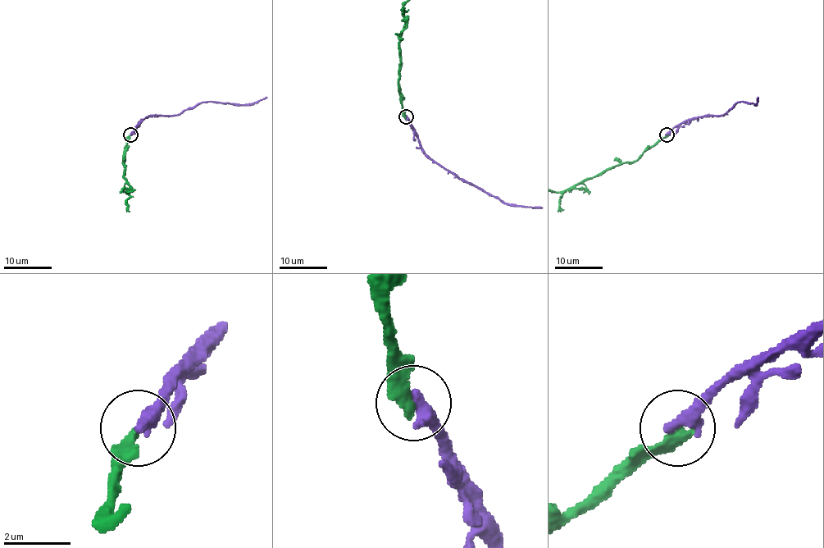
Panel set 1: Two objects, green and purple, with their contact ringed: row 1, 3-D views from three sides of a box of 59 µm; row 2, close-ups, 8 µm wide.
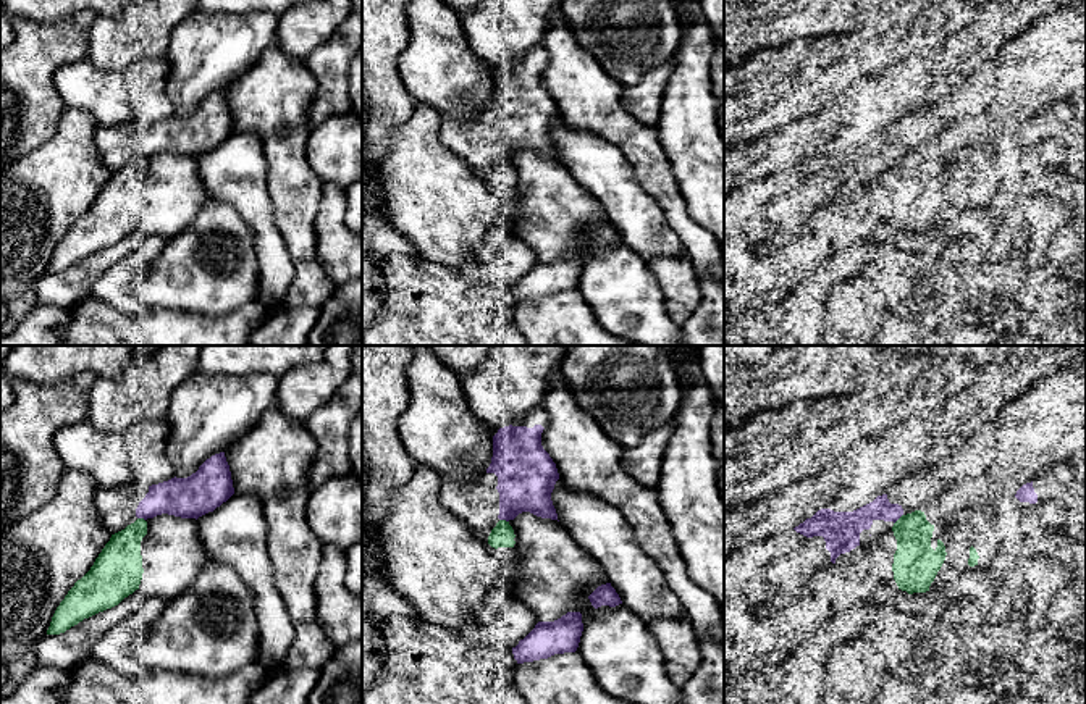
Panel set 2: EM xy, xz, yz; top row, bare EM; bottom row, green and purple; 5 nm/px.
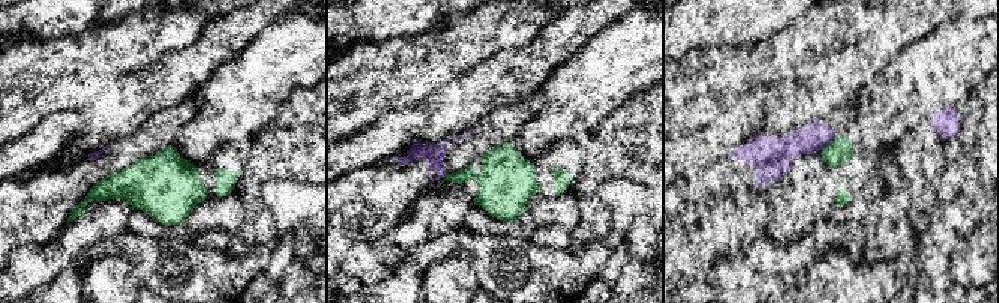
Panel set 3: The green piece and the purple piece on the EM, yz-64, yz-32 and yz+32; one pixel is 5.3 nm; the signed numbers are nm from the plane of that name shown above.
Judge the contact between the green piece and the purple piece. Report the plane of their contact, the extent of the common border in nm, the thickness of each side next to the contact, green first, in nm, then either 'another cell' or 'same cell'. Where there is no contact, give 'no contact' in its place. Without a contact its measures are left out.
xz | 50 nm | 110/280 nm | another cell

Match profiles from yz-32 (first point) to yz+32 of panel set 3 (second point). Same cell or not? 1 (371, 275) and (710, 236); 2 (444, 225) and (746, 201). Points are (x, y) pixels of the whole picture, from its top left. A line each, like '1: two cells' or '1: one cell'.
1: one cell
2: two cells

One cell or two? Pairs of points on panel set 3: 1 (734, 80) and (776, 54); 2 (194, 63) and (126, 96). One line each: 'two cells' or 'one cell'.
1: one cell
2: one cell

